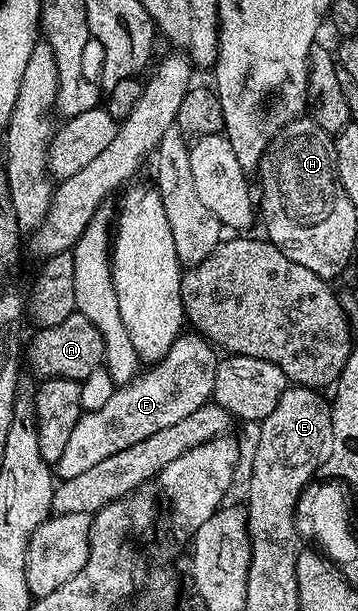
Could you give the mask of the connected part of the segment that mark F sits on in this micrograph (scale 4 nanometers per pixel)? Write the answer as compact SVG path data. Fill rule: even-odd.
M184 335L181 346L172 348L165 359L152 367L155 368L152 372L144 371L128 384L116 387L105 406L80 416L57 465L59 480L74 478L76 474L97 466L97 462L105 462L105 458L112 454L129 450L129 446L149 438L149 434L157 434L157 430L165 430L165 426L189 418L193 410L209 403L215 395L220 357L215 356L216 349L207 337L190 335Z

